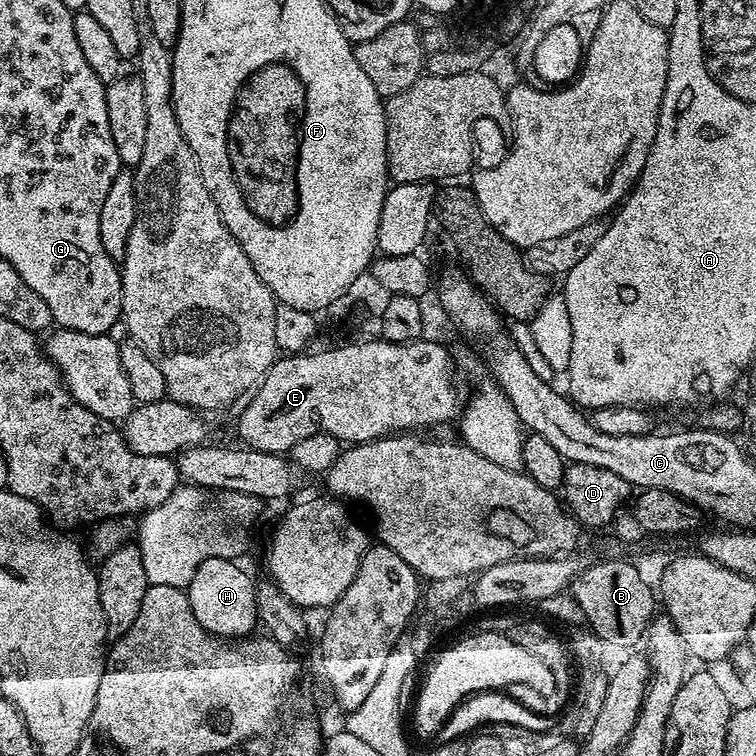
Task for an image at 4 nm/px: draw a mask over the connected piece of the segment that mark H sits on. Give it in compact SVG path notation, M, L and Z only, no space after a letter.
M221 556L210 558L198 566L194 578L186 589L188 602L194 618L209 635L217 638L248 638L257 627L256 587L236 560L227 560Z

